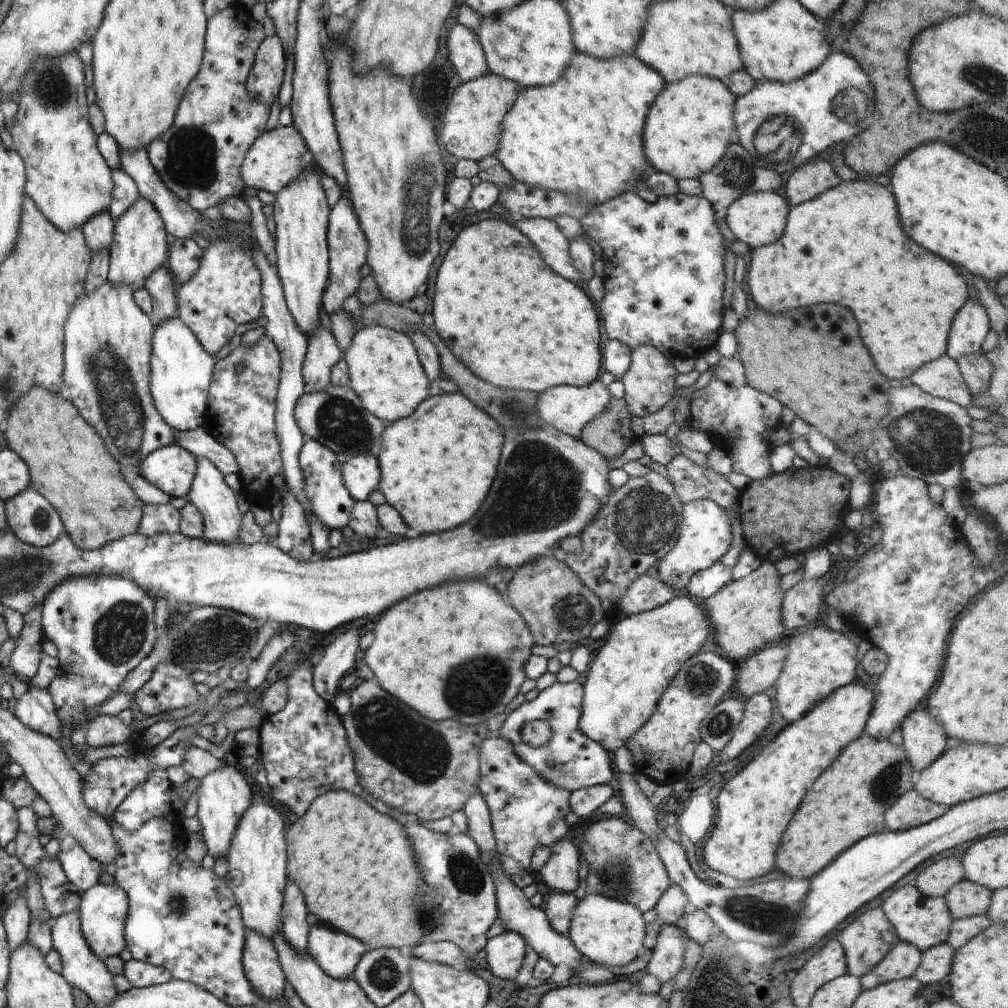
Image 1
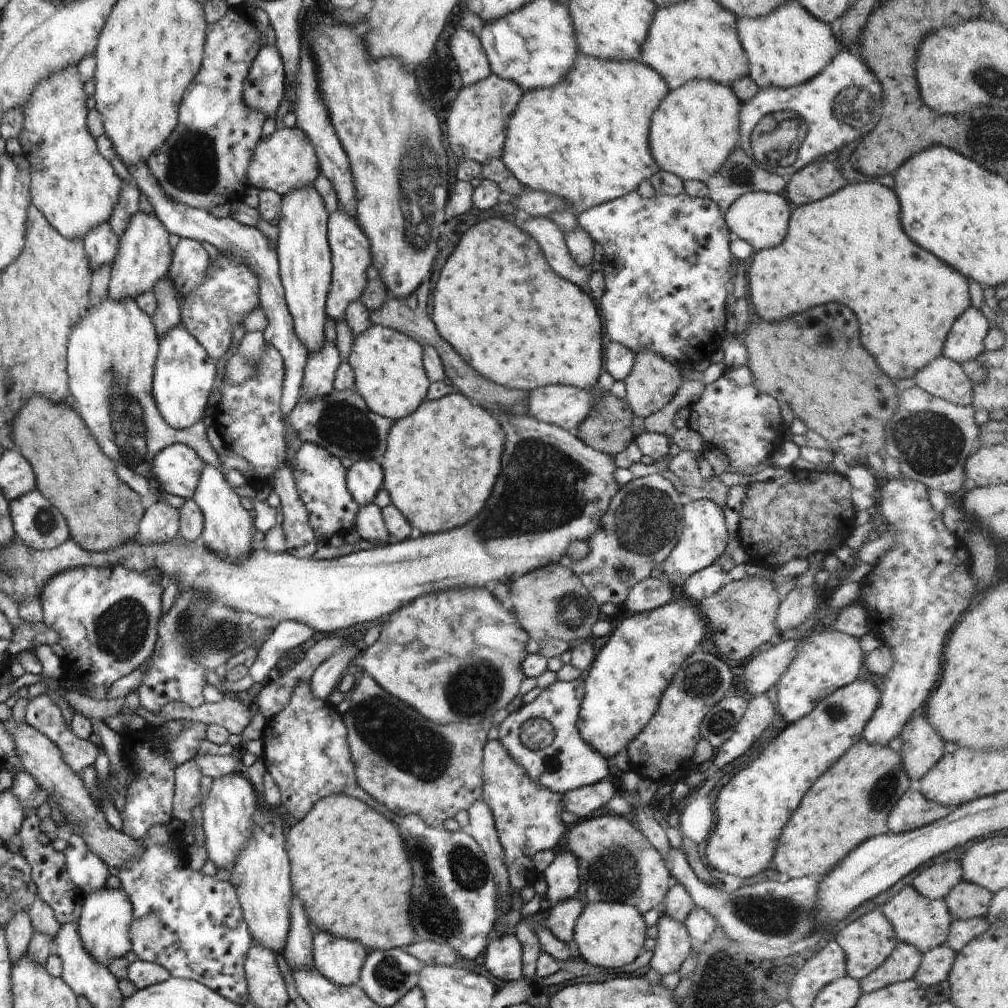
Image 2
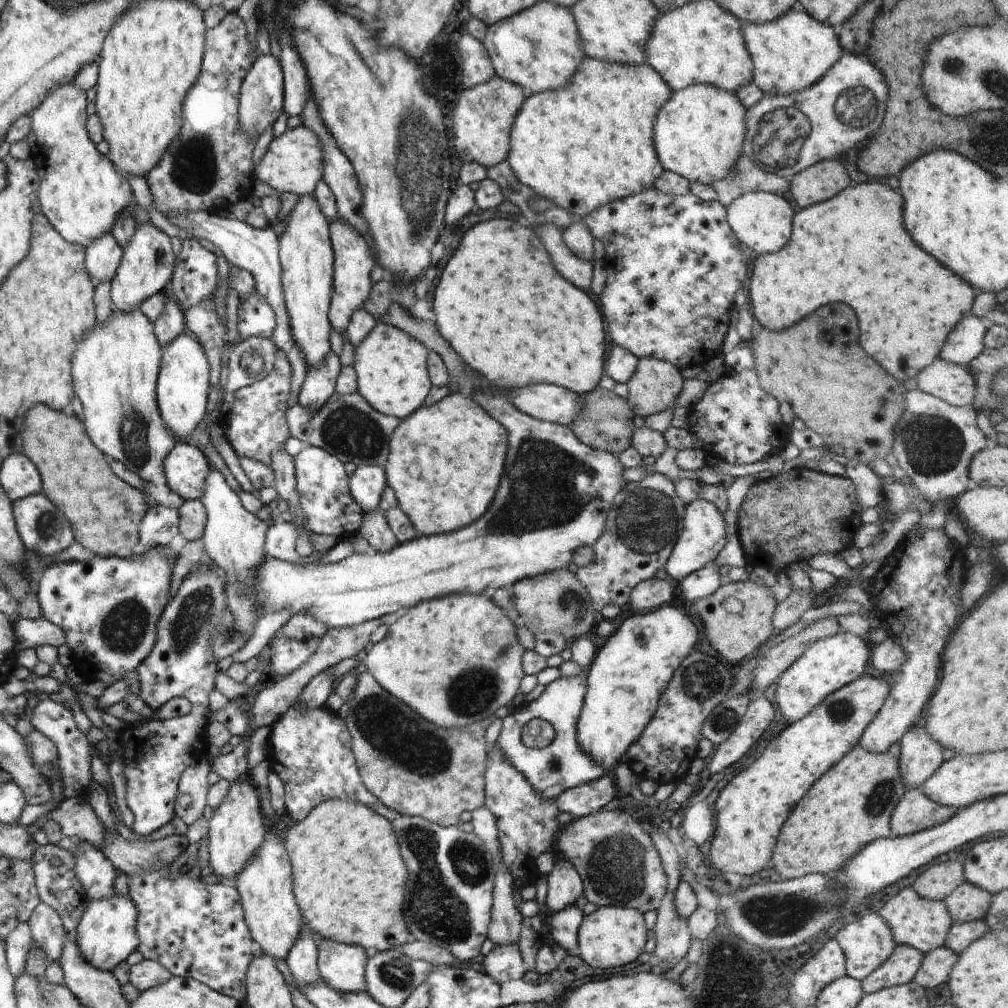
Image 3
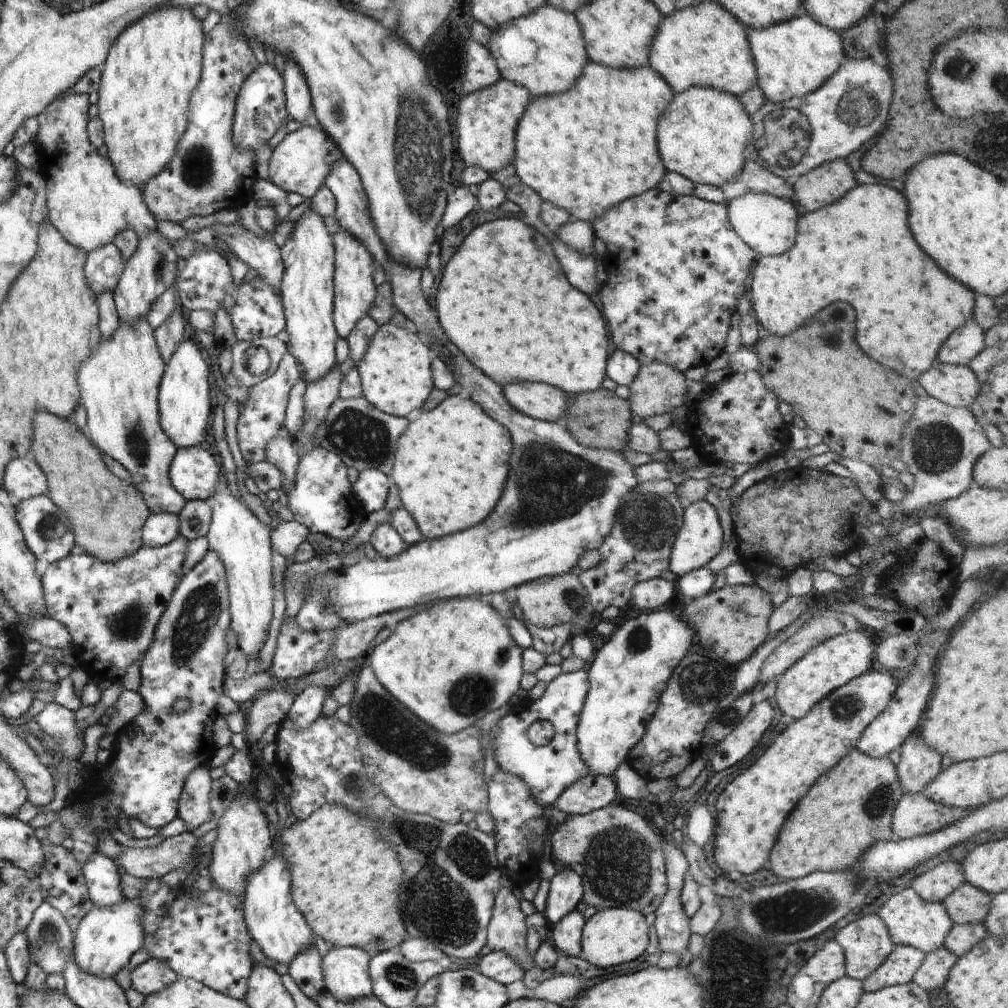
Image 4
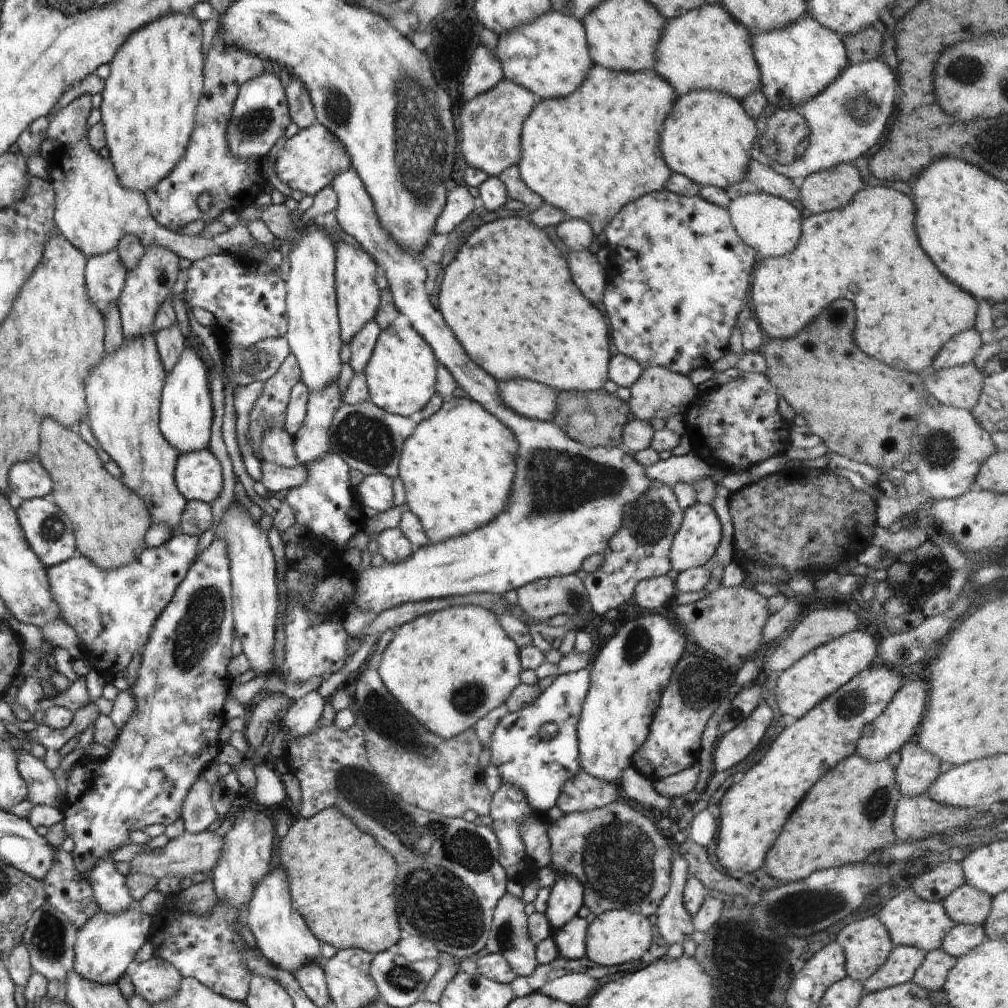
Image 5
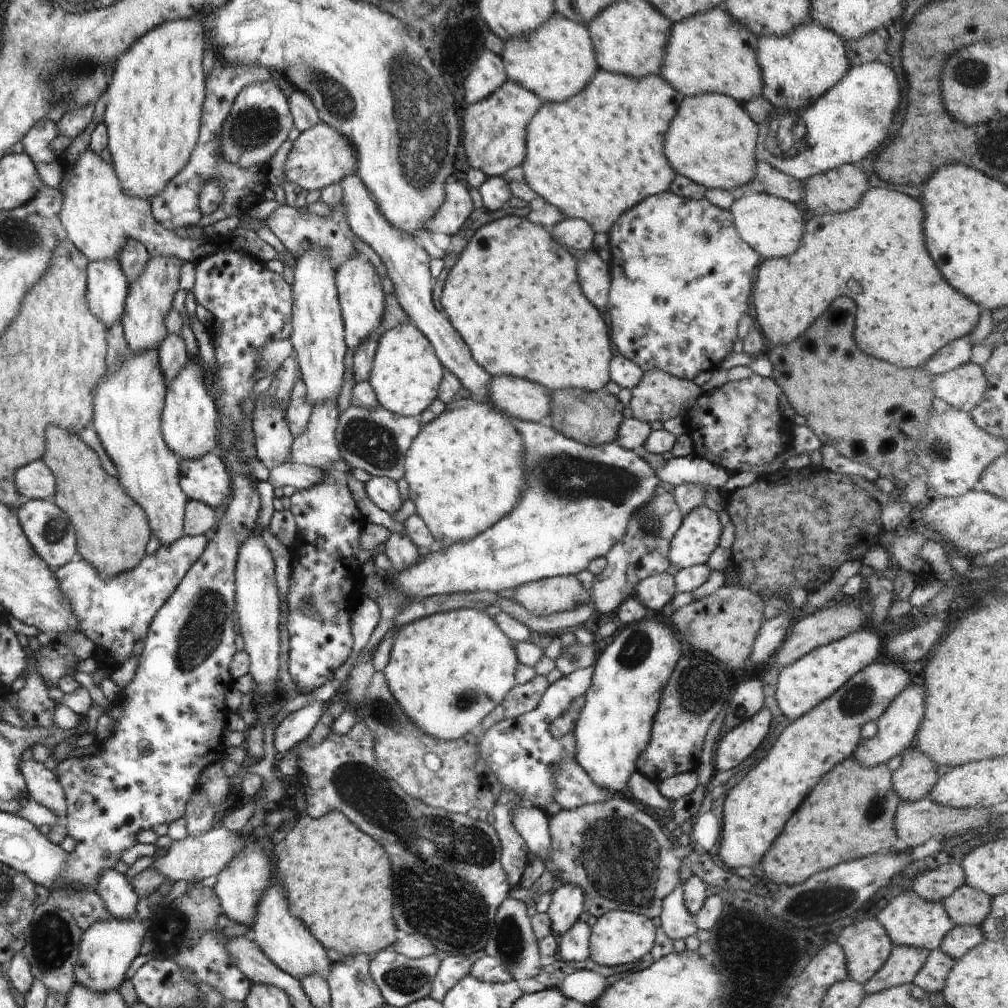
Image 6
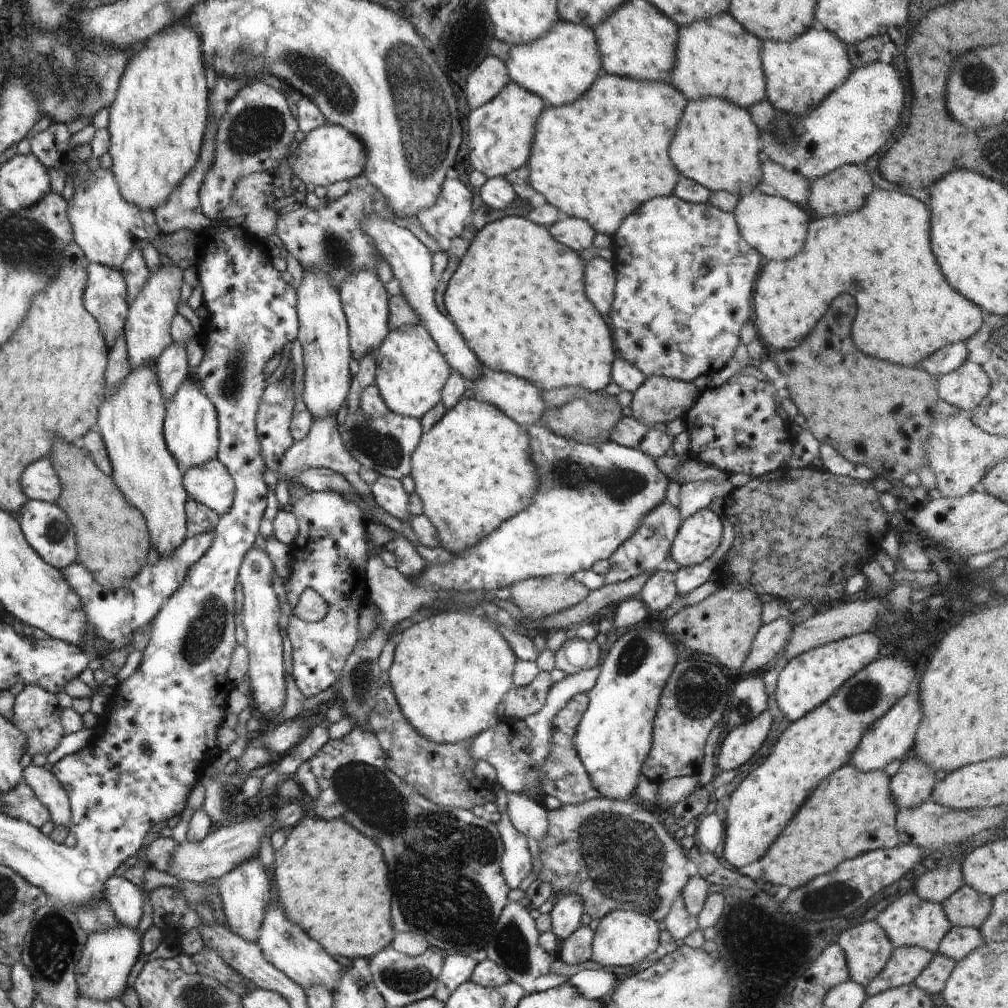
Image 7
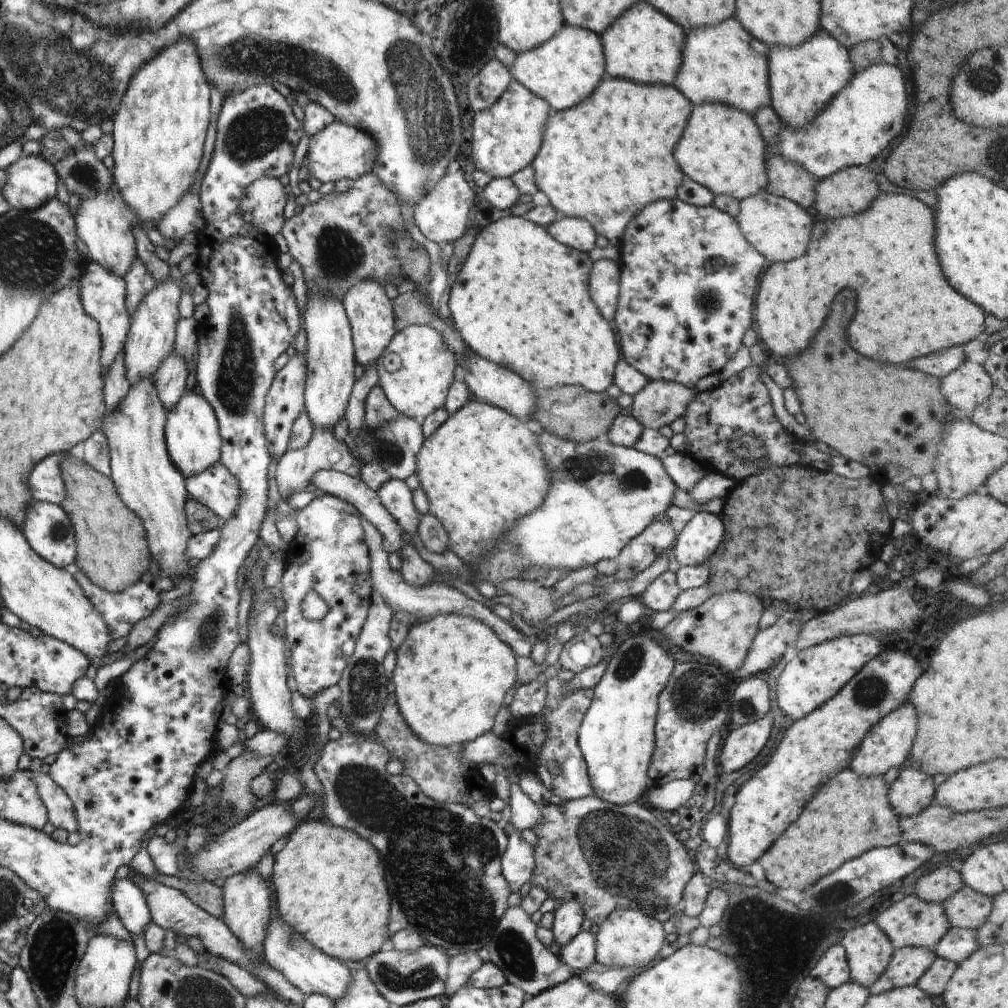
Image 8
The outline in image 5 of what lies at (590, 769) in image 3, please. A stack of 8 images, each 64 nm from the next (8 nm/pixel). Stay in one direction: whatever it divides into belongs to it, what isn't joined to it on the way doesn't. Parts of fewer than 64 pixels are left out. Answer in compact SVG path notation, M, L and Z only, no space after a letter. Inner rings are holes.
M586 668L557 675L556 680L542 692L535 703L522 711L509 712L490 736L488 750L491 764L498 767L504 783L516 784L525 793L533 811L548 812L557 805L561 785L574 773L581 771L576 725L589 690L590 672ZM547 723L559 725L559 732L552 739L541 737L540 727Z

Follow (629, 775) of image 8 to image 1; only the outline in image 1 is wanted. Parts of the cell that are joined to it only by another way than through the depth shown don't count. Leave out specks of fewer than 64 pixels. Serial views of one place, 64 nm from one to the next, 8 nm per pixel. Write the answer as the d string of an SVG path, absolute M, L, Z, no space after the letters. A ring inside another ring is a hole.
M682 596L674 597L651 611L627 615L616 624L611 624L609 633L610 636L590 666L583 687L579 720L580 730L588 738L600 743L608 753L624 746L624 743L648 722L670 681L675 678L684 662L698 653L707 639L712 638L712 630L703 604L691 597Z

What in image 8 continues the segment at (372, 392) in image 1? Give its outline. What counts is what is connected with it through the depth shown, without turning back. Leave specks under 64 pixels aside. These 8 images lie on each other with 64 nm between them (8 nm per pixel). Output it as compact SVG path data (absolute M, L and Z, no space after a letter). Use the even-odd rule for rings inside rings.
M406 326L390 338L381 356L383 361L377 366L378 385L402 417L424 420L436 408L444 406L448 388L454 382L459 367L454 354L442 342L442 336L436 332L435 326Z

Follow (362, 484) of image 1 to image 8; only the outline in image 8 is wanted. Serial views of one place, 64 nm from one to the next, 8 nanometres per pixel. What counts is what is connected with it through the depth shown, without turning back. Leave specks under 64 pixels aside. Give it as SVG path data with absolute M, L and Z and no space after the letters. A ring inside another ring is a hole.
M399 479L388 480L376 490L382 506L397 521L404 533L417 537L421 515L414 508L412 492L405 482Z

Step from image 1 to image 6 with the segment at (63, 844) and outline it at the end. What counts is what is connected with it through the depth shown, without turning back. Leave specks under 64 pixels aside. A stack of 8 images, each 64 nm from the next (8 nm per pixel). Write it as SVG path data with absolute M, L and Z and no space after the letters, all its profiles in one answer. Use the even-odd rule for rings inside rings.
M108 868L96 878L93 888L111 917L130 920L137 916L139 898L125 875L119 874L114 868Z

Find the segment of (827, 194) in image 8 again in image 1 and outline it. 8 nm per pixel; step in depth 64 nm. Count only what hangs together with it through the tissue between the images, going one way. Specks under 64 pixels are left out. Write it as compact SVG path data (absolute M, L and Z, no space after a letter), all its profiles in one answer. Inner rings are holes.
M828 161L807 162L797 166L781 189L790 206L815 199L840 184L841 178Z

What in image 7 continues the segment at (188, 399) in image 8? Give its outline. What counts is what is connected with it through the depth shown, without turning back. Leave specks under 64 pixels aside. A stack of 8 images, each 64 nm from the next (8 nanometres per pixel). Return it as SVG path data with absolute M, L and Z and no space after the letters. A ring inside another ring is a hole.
M186 378L172 400L165 405L163 436L168 451L176 458L176 463L181 469L202 466L204 462L217 458L216 452L219 446L218 416L212 400L198 390L196 386Z

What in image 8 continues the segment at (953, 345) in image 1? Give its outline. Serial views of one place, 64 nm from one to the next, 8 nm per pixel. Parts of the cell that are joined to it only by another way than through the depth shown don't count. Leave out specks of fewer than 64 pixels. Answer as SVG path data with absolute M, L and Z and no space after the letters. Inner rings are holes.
M954 346L947 350L938 350L938 352L918 360L912 360L912 362L904 364L903 367L920 370L920 372L930 374L941 380L945 375L959 368L965 358L963 346Z

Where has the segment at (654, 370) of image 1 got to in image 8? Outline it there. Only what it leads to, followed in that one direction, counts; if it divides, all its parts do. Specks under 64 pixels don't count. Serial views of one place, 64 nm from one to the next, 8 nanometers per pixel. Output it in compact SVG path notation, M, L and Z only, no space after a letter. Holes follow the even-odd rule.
M647 380L638 394L634 394L632 417L644 429L659 430L682 418L692 402L695 388L678 382Z

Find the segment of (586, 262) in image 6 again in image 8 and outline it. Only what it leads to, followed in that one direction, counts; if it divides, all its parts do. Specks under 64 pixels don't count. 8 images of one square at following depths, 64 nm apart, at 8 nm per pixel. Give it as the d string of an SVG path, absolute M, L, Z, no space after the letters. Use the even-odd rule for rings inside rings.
M598 260L592 264L588 280L588 294L606 322L612 322L616 302L620 296L619 266L612 260Z

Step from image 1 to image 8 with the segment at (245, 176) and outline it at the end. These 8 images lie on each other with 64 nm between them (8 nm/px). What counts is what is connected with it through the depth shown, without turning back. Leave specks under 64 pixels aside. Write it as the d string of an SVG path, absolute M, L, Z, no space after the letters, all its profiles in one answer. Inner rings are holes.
M335 121L310 137L305 155L308 159L308 176L314 176L322 183L356 180L372 170L376 160L376 144L368 134L358 128Z

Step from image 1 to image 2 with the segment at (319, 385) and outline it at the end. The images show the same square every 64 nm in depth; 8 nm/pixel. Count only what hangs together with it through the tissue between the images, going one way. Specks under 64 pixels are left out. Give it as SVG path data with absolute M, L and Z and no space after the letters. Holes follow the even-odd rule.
M326 340L318 353L310 353L304 369L301 399L310 402L330 394L334 390L333 382L341 362L337 347Z

